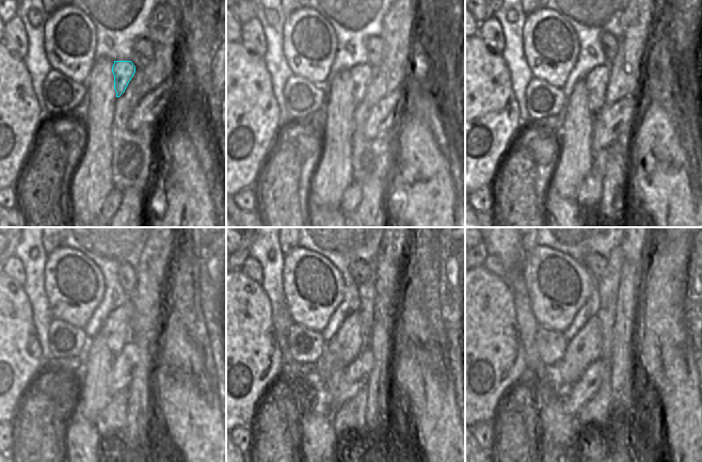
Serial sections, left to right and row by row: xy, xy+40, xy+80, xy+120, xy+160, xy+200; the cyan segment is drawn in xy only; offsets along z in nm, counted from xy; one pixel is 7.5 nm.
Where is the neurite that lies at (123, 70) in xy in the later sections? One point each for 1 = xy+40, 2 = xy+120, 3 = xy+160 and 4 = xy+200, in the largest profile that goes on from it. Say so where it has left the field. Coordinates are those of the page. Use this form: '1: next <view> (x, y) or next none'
1: next xy+40 (360, 74)
2: next xy+120 (115, 330)
3: next xy+160 (342, 348)
4: next xy+200 (585, 348)

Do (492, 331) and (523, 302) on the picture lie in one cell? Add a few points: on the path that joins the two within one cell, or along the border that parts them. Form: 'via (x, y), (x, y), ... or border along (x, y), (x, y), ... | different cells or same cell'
border along (509, 284), (512, 290), (514, 319), (520, 333) | different cells

